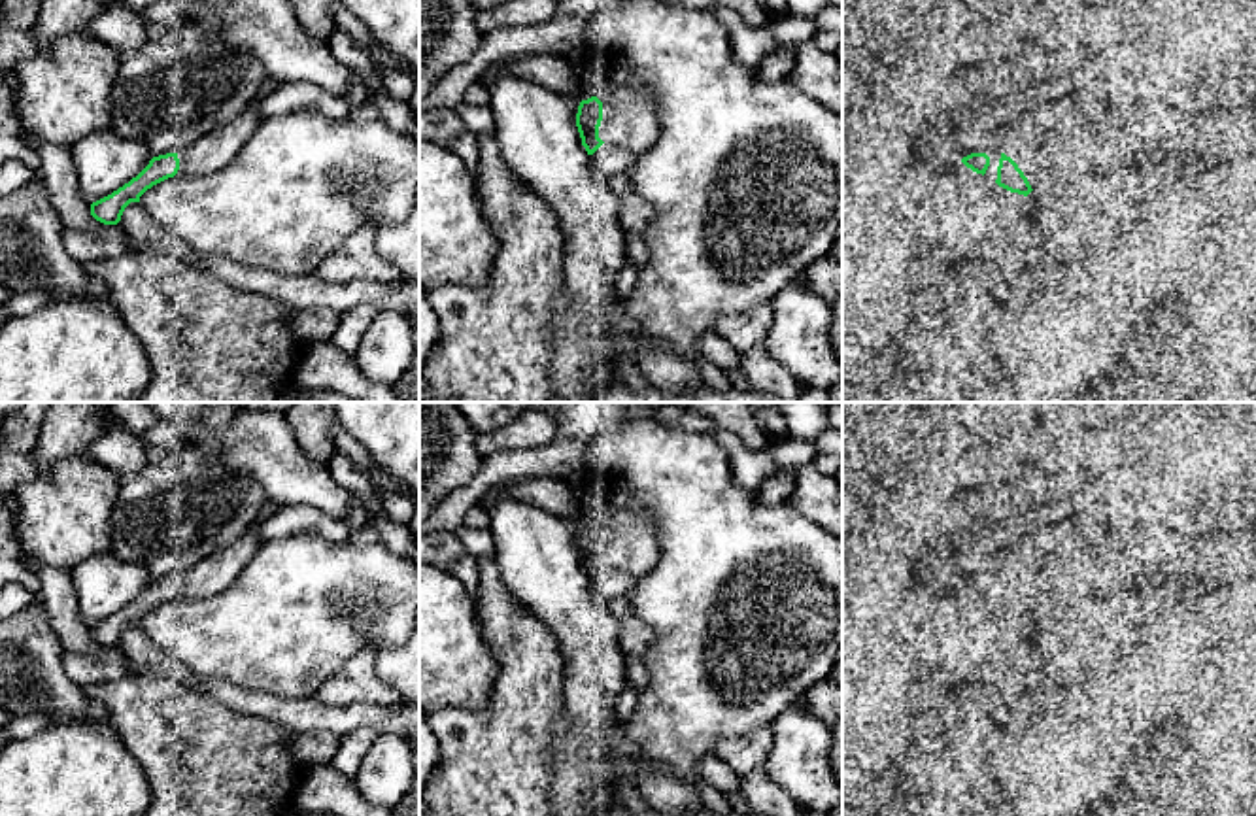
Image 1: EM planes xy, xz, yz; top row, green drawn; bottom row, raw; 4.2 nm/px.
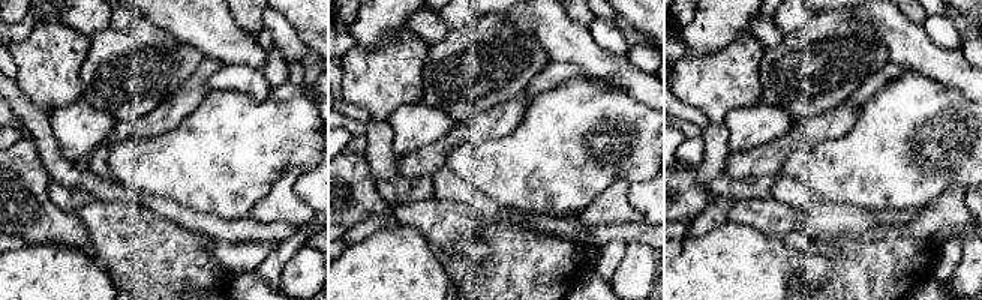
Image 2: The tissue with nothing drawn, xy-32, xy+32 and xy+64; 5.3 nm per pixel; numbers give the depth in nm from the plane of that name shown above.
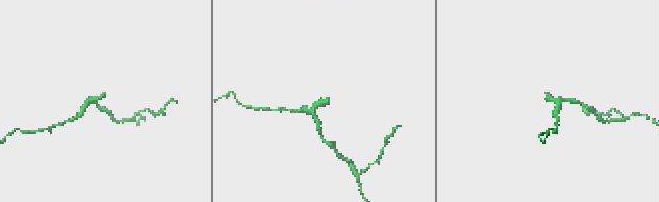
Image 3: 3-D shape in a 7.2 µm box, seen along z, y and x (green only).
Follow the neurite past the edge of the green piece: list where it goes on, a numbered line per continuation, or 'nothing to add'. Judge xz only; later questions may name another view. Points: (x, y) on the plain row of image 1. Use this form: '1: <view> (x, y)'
1: xz (629, 543)

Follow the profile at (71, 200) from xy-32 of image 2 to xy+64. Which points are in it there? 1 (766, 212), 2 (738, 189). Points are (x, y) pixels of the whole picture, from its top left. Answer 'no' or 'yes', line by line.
1: no
2: yes

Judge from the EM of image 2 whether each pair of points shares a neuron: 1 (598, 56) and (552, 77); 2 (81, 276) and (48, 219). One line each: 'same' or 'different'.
1: different
2: different

